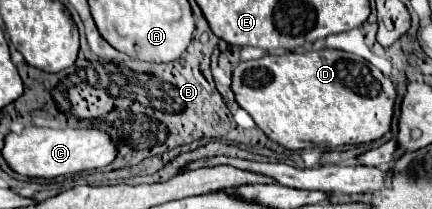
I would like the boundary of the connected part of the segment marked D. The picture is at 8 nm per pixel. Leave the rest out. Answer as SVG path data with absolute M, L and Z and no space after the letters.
M322 48L322 50L314 50L314 52L288 52L282 56L272 56L266 54L258 60L248 60L248 62L240 62L234 70L232 70L232 92L236 94L236 102L240 108L244 108L252 120L256 122L256 126L274 142L278 142L280 146L288 148L288 150L302 150L302 148L310 148L310 146L330 146L330 148L338 148L338 146L348 146L348 144L366 144L372 140L382 138L388 130L390 130L390 122L392 122L392 114L394 114L394 100L396 100L396 90L390 78L386 78L376 66L372 66L368 60L350 54L350 52L342 52L342 50L332 50L332 48Z

